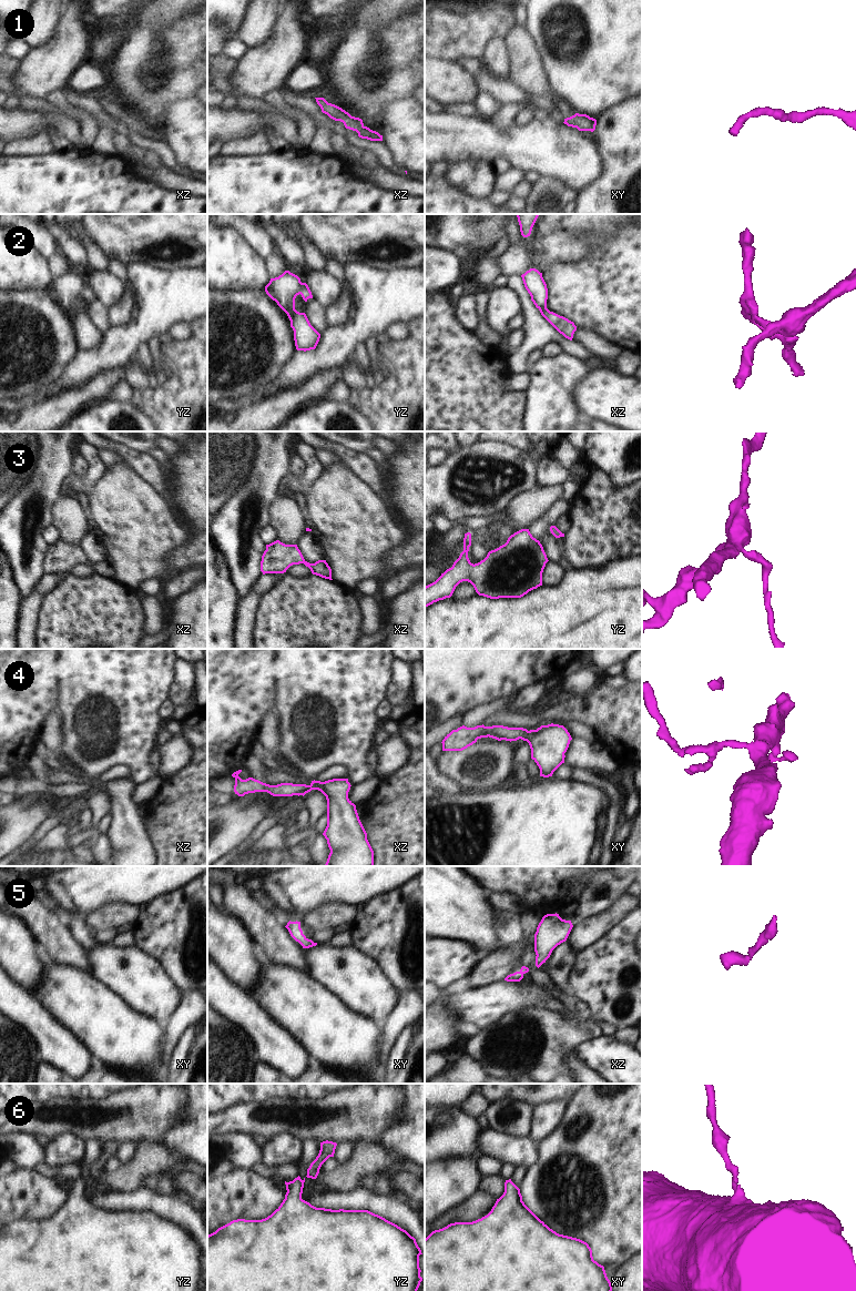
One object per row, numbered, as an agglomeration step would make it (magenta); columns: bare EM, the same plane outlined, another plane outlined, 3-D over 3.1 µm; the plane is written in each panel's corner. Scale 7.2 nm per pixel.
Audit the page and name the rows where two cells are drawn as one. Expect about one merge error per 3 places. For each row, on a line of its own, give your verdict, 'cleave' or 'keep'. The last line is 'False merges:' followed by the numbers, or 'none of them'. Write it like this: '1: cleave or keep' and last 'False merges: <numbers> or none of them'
1: keep
2: cleave
3: keep
4: keep
5: keep
6: keep
False merges: 2

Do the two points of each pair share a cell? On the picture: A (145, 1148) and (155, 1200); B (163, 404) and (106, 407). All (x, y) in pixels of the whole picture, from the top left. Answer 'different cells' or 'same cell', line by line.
A: different cells
B: different cells

